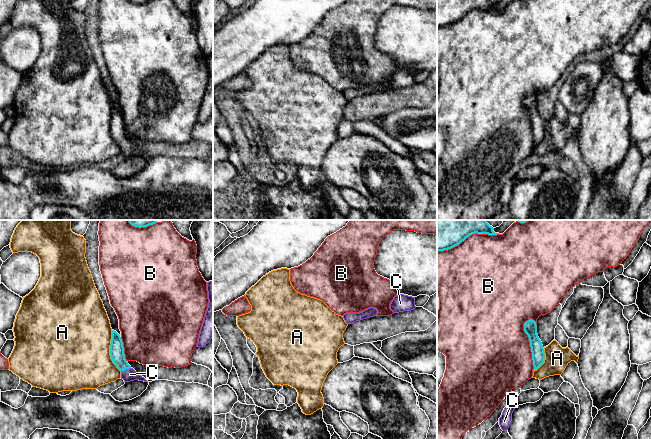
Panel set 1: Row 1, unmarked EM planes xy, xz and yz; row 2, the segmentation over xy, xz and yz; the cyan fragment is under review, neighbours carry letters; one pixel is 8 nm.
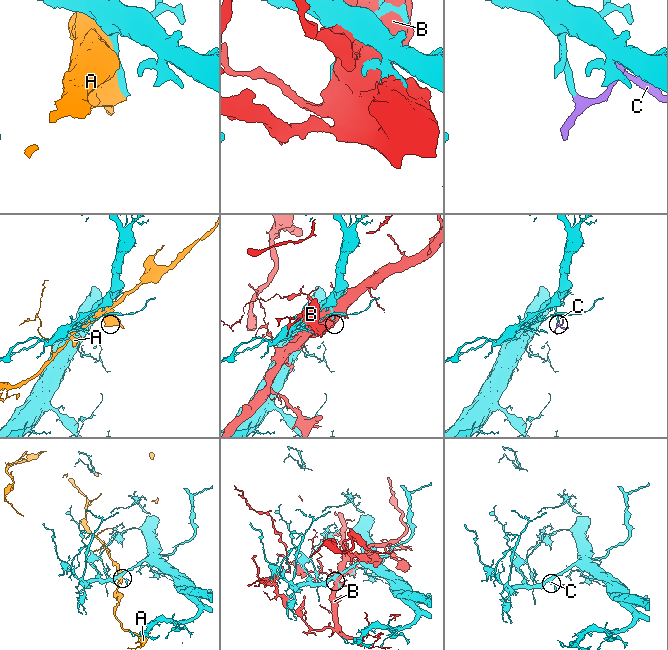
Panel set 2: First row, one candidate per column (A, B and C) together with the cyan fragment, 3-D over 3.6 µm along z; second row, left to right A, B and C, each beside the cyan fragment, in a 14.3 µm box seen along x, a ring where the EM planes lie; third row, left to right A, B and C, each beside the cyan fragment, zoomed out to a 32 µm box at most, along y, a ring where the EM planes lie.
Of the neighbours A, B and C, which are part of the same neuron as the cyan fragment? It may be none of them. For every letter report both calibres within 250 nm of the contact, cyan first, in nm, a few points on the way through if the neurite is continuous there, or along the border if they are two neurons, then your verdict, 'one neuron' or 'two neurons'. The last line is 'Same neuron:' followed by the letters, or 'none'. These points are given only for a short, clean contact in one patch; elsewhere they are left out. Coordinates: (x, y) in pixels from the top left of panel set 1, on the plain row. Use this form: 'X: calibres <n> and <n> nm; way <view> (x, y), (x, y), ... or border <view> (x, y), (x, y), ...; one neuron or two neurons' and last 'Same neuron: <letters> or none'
A: calibres 110 and 500 nm; two neurons
B: calibres 220 and 480 nm; two neurons
C: calibres 110 and 100 nm; way xy (117, 130), (125, 145), (130, 150); one neuron
Same neuron: C

